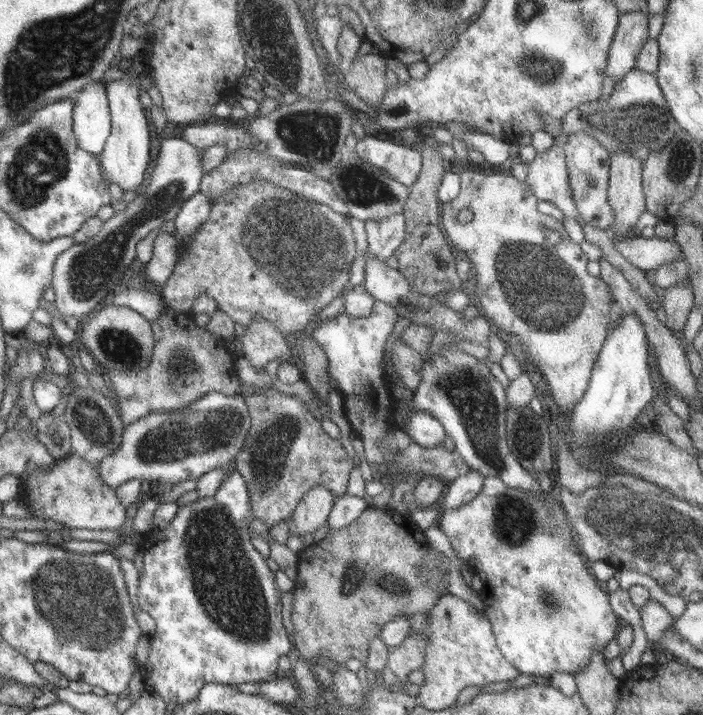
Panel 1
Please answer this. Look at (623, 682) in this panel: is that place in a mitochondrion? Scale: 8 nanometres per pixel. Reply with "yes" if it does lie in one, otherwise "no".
no

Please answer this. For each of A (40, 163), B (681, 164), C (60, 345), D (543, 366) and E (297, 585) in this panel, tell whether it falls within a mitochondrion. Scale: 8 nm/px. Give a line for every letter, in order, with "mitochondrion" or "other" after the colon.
A: mitochondrion
B: mitochondrion
C: other
D: other
E: other

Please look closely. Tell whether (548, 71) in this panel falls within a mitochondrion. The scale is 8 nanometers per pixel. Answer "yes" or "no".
yes

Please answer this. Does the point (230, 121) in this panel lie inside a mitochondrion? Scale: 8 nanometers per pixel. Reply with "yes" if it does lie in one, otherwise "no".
no

